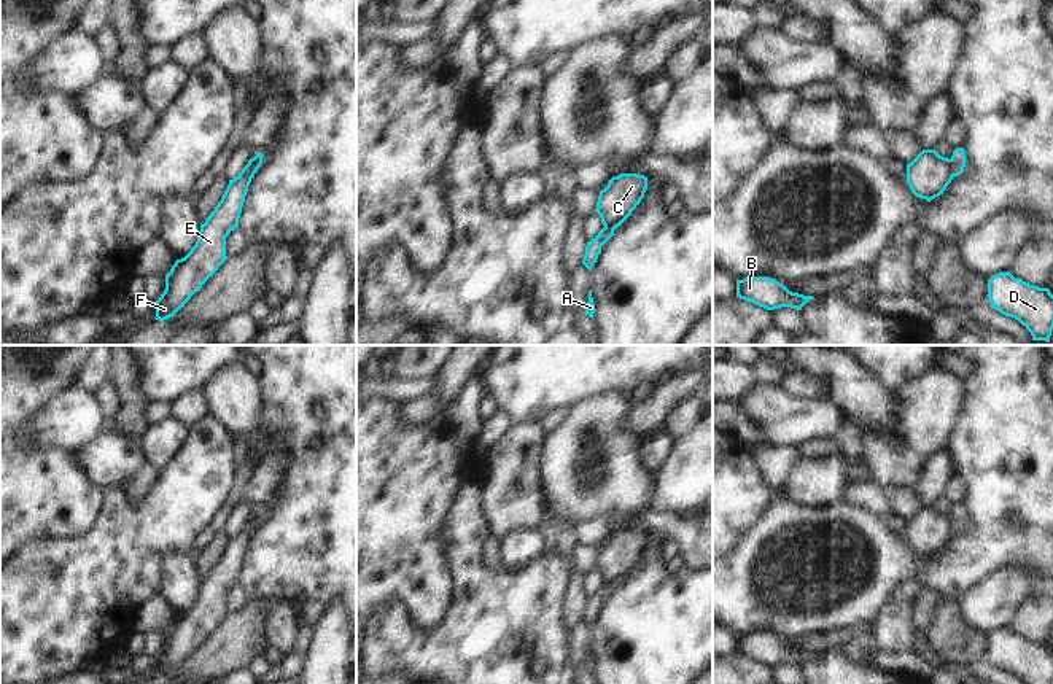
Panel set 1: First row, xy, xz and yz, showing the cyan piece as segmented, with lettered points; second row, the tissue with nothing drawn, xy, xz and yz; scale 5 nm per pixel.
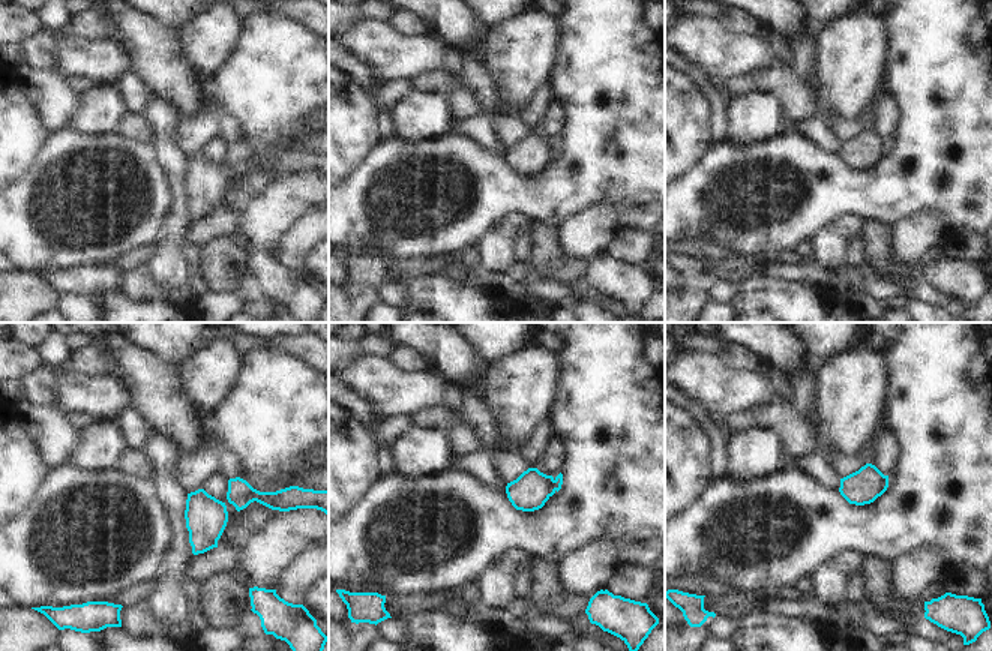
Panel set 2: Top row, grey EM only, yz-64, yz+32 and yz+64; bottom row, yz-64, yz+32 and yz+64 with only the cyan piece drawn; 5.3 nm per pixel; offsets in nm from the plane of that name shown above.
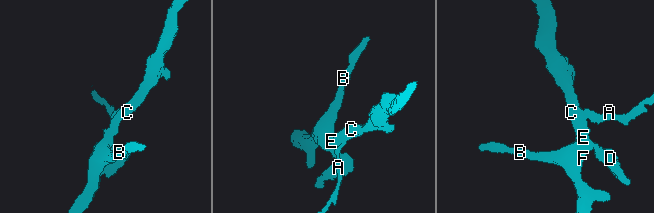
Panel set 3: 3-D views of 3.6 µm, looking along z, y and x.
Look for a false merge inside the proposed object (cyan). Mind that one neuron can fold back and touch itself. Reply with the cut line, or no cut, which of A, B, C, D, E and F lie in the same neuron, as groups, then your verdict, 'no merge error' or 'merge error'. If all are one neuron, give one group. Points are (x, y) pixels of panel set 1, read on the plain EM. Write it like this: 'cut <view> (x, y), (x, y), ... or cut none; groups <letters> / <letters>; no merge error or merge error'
cut yz (948, 516), (950, 527), (955, 532); groups A / B C D E F; merge error

